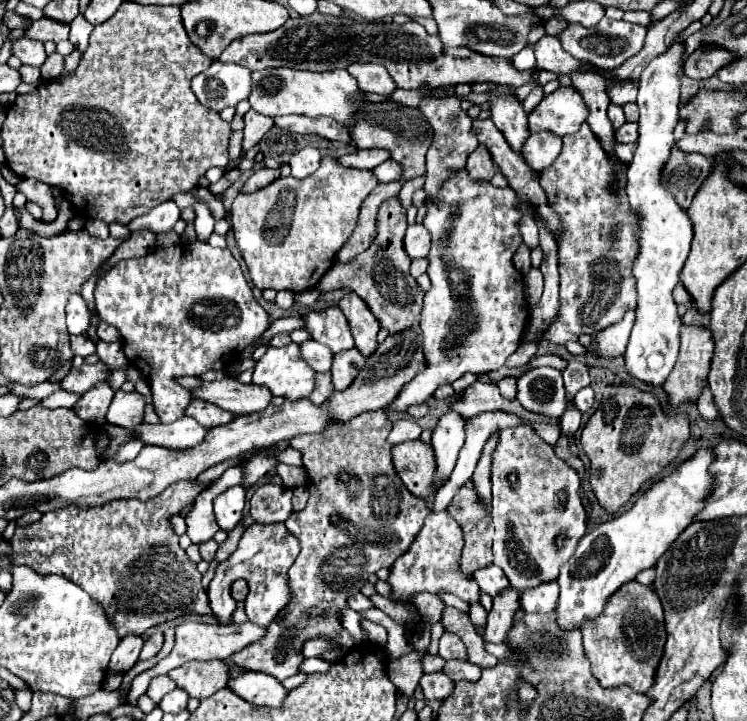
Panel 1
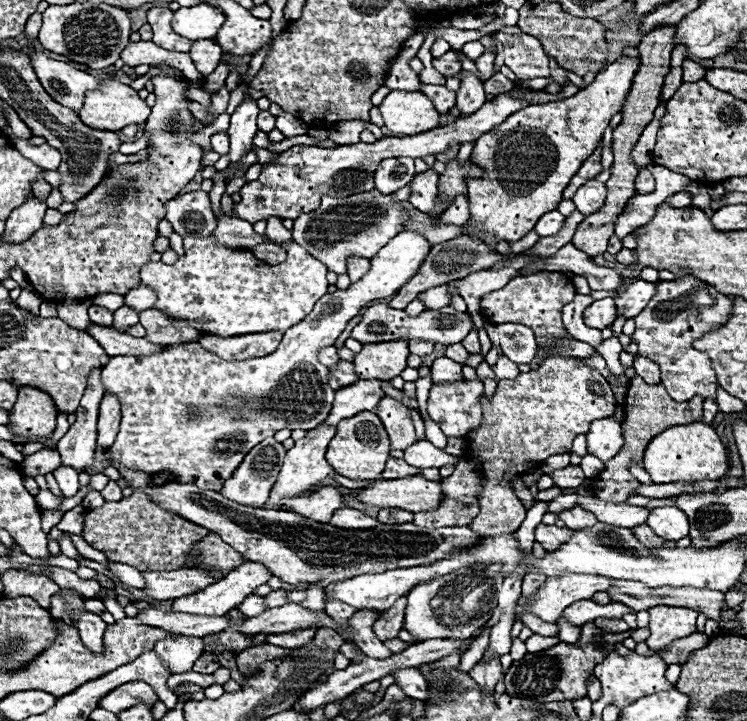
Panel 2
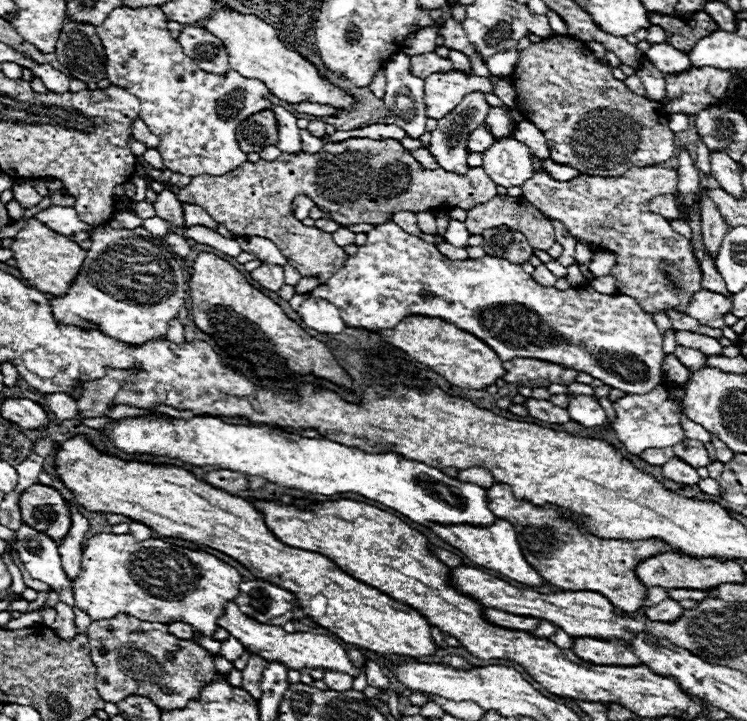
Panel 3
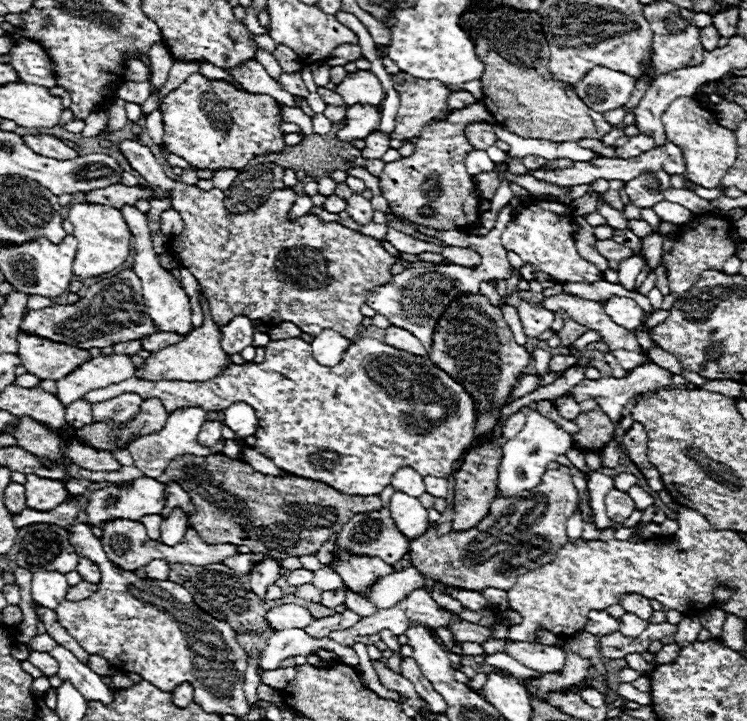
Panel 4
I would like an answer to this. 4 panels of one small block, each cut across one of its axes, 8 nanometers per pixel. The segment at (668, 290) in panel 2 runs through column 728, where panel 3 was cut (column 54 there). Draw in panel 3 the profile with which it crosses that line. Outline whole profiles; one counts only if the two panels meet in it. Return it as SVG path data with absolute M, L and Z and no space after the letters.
M104 224L94 232L92 246L68 294L54 298L50 304L54 306L54 316L60 322L82 326L82 328L96 328L110 338L138 346L148 340L160 340L166 336L168 322L184 306L186 292L188 292L186 274L180 262L176 260L174 252L170 252L168 244L164 244L160 238L152 236L144 228L126 230L126 228L110 228L108 224Z

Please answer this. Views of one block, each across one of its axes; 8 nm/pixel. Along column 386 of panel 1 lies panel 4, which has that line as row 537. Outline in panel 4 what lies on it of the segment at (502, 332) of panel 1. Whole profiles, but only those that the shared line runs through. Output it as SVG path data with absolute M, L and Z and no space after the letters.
M392 494L390 514L394 524L398 524L398 530L402 530L406 538L416 538L418 534L424 534L426 528L430 528L426 508L418 502L418 498L412 498L408 494Z

